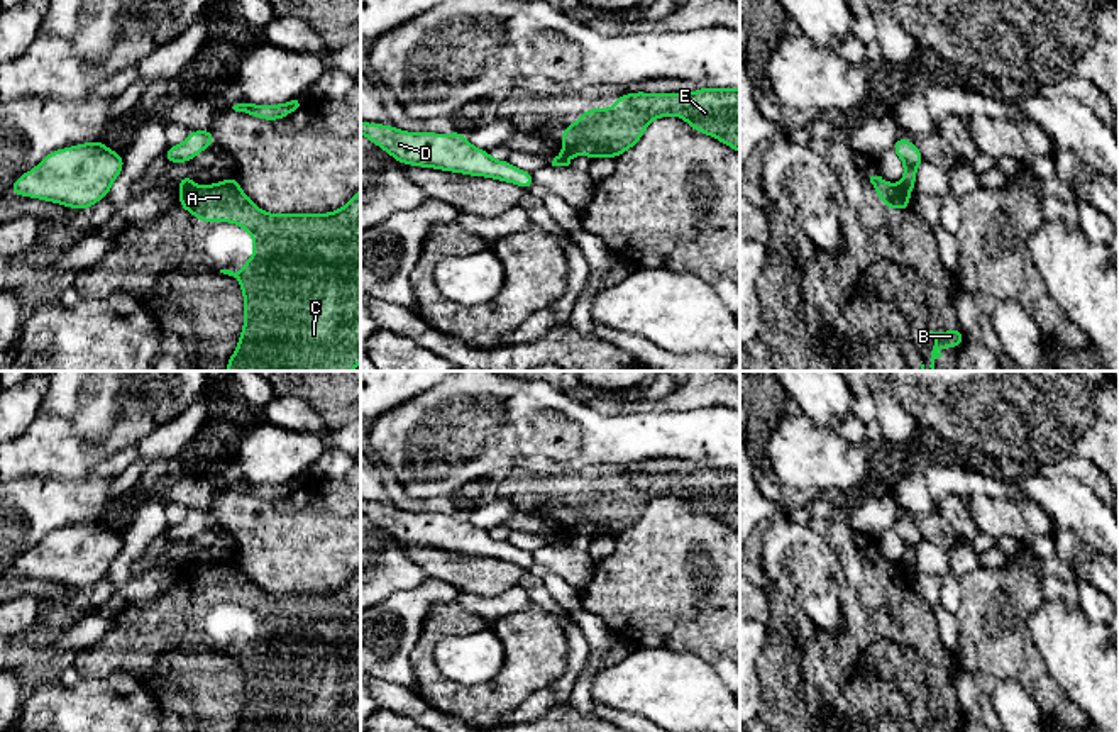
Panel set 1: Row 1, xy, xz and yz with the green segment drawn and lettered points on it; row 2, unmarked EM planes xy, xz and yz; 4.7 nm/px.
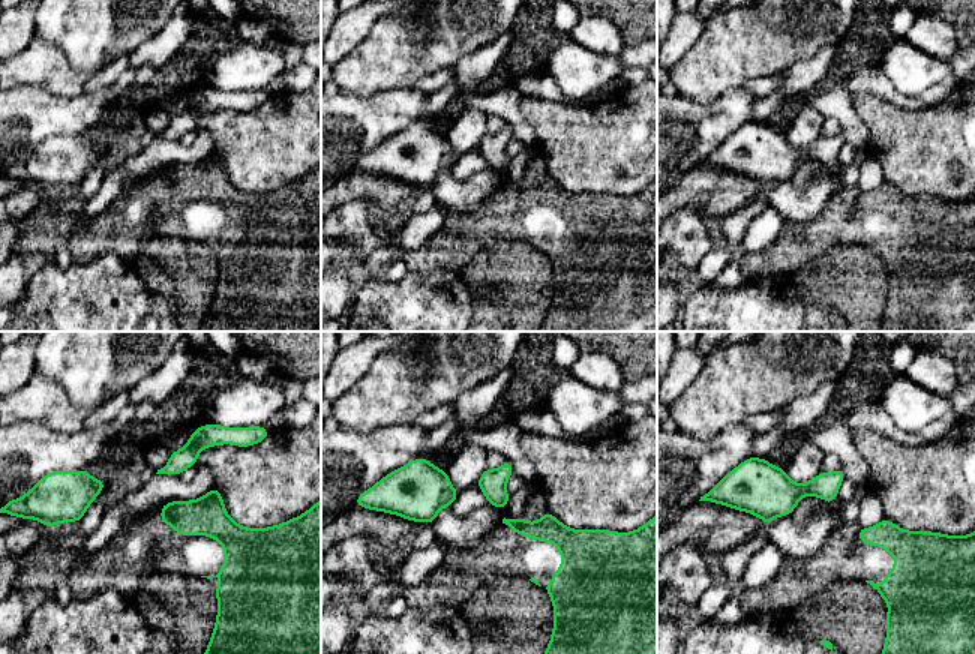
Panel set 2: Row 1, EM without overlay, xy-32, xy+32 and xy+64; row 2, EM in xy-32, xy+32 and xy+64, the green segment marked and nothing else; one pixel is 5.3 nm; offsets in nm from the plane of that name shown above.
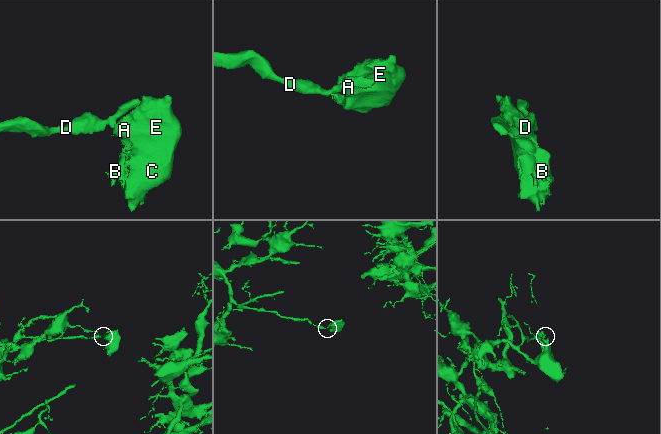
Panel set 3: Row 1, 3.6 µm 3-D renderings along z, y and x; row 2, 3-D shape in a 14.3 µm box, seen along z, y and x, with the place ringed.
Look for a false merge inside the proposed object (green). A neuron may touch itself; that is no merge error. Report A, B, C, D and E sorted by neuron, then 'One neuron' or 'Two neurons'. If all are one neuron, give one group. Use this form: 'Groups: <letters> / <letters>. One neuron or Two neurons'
Groups: A B C E / D. Two neurons

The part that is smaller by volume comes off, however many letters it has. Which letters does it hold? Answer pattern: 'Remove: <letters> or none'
Remove: A, B, C, E

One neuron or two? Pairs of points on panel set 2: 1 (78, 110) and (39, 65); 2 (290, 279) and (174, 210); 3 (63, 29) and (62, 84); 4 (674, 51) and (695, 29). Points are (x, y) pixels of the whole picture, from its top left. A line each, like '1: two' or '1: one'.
1: two
2: one
3: two
4: one

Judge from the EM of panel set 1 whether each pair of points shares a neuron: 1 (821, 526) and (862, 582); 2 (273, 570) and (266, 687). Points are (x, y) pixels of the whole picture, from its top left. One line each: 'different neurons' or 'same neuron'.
1: same neuron
2: different neurons

